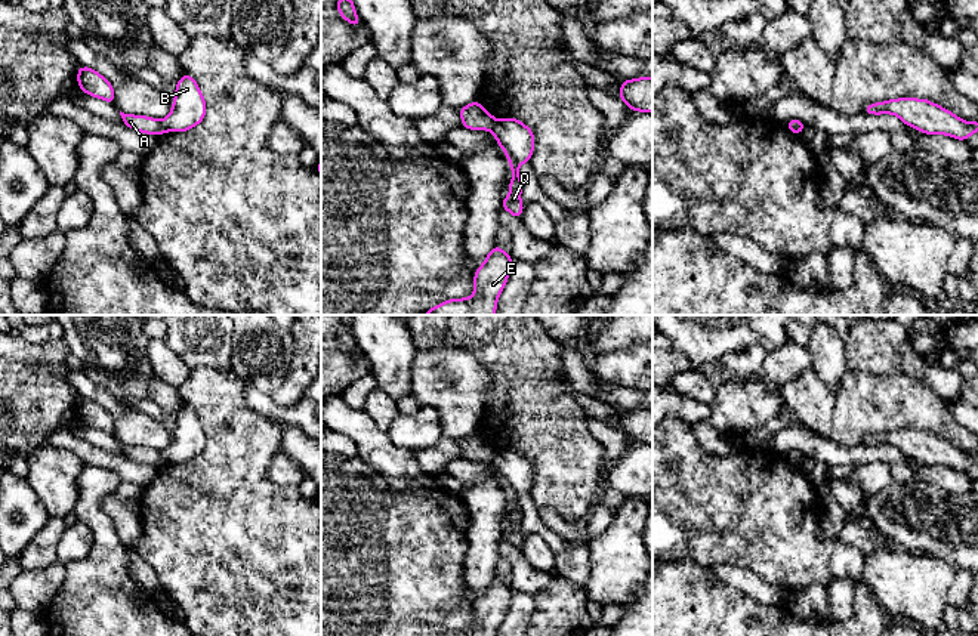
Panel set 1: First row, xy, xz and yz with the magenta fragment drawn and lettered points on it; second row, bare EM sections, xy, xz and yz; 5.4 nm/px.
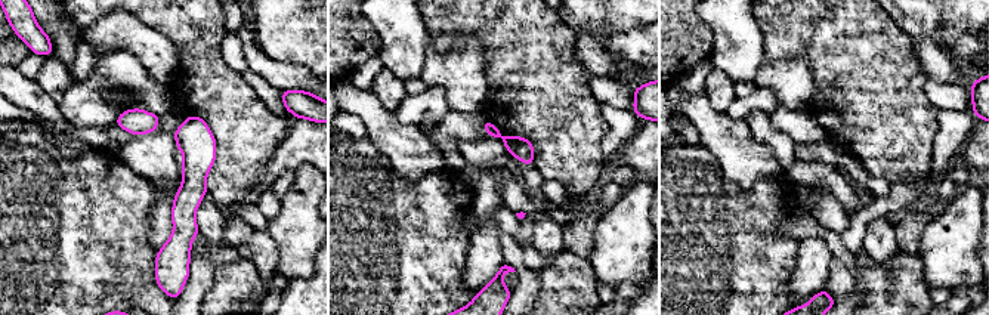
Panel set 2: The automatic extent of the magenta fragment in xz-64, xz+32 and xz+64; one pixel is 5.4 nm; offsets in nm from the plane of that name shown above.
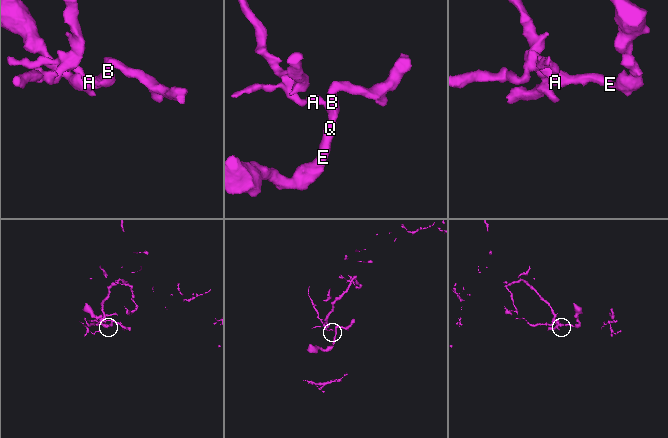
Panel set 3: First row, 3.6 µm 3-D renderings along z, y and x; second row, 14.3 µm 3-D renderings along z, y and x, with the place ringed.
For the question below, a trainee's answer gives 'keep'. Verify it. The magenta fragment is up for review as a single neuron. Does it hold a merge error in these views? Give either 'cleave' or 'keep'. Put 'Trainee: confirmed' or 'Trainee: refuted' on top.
Trainee: refuted
cleave

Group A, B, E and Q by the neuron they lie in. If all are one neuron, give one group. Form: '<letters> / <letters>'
A / B E Q

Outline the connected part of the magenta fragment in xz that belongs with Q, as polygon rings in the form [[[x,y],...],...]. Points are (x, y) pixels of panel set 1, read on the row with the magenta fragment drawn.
[[[518,118],[496,120],[491,129],[499,146],[506,152],[512,170],[509,197],[502,200],[502,207],[515,219],[522,216],[521,203],[522,179],[518,169],[531,160],[534,151],[534,132]]]

